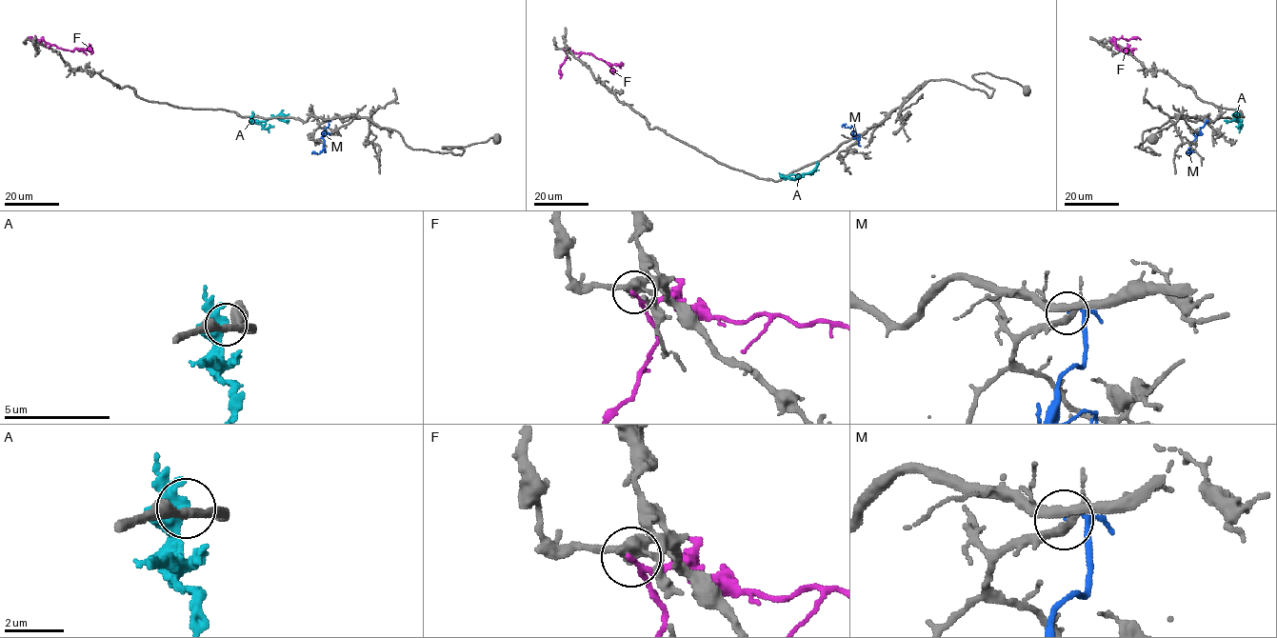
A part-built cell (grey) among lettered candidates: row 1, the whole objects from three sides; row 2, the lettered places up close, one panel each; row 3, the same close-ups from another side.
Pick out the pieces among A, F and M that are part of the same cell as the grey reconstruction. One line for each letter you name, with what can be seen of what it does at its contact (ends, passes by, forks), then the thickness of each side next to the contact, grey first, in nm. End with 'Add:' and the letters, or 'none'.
M: It passes by. Thickness 240 nm (grey) against 100 nm
Add: M

